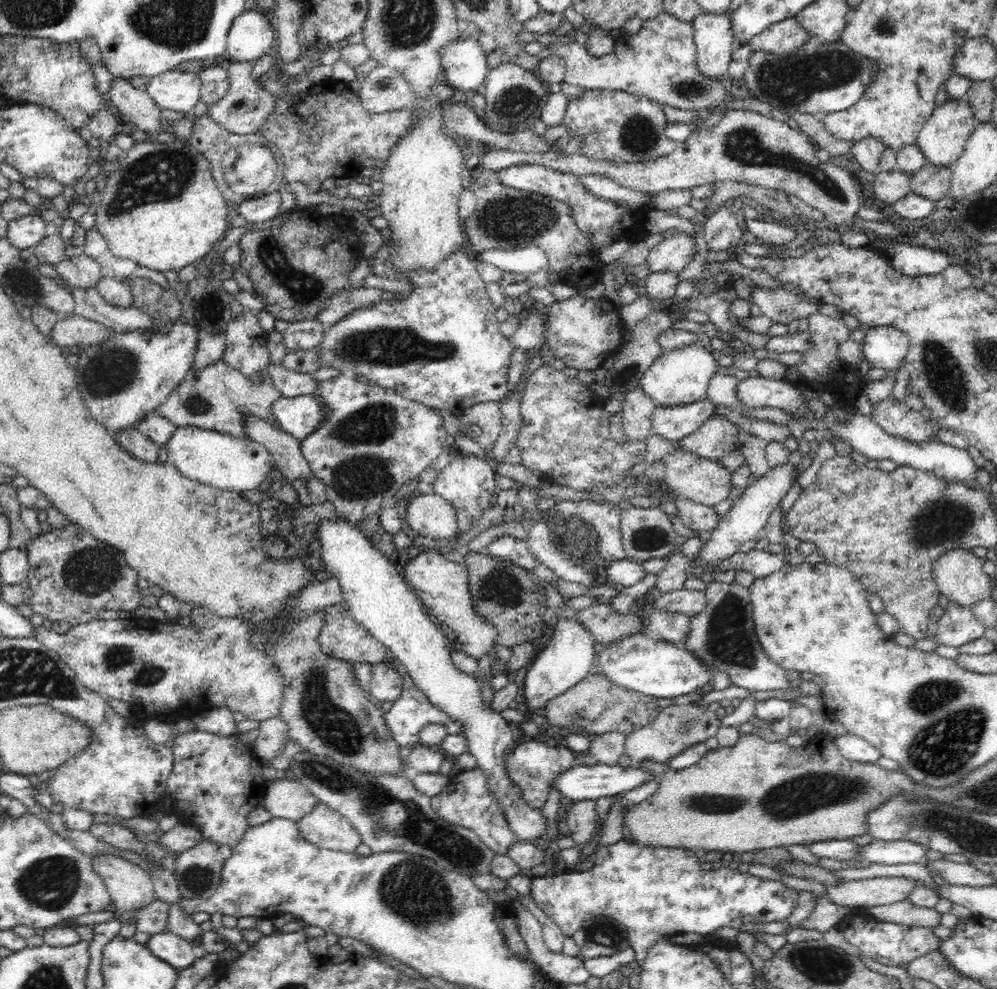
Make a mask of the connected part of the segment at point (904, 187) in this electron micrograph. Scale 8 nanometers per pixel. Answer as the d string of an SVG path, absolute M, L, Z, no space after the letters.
M894 170L880 172L874 180L874 195L886 205L894 205L898 200L911 194L911 176Z

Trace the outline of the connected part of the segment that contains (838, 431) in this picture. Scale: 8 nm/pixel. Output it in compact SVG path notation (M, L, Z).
M857 410L847 423L843 425L838 424L831 428L834 435L838 435L838 438L844 440L848 447L853 450L858 450L860 454L867 456L871 460L892 460L897 465L908 465L912 468L934 472L934 475L951 482L962 482L962 485L966 487L978 488L976 483L976 472L980 469L974 463L974 460L969 455L968 449L960 449L949 444L942 443L940 440L934 438L930 442L924 442L922 444L916 444L909 440L902 440L901 438L894 438L890 436L888 432L882 430L880 425L872 418L862 415Z

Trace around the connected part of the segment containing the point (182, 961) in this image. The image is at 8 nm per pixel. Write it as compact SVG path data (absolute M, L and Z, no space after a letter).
M168 930L151 935L147 947L154 956L177 969L189 967L200 954L194 944Z

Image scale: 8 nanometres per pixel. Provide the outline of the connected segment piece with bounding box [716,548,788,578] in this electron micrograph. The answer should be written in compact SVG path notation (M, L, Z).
M755 548L749 552L737 552L730 558L725 558L717 565L716 570L745 570L751 572L756 578L762 578L780 570L787 562L785 553L773 554L765 549Z

